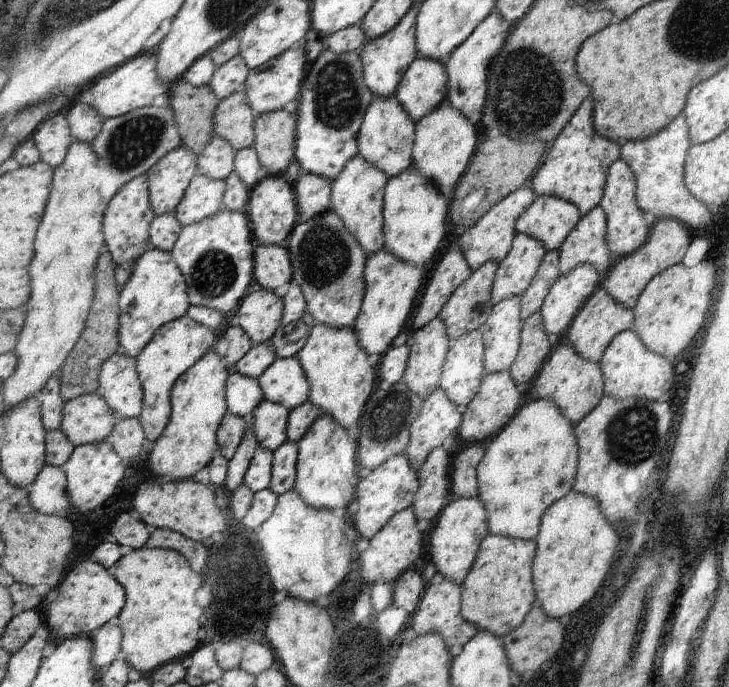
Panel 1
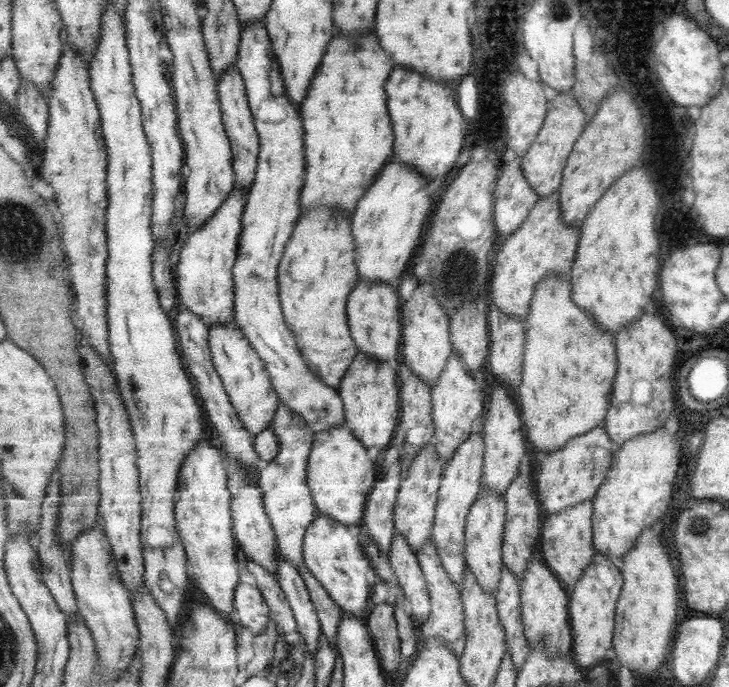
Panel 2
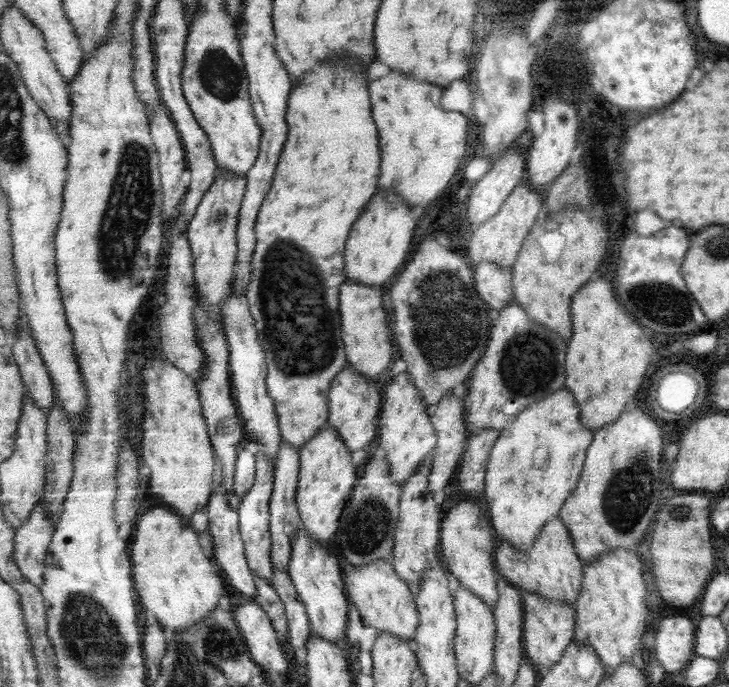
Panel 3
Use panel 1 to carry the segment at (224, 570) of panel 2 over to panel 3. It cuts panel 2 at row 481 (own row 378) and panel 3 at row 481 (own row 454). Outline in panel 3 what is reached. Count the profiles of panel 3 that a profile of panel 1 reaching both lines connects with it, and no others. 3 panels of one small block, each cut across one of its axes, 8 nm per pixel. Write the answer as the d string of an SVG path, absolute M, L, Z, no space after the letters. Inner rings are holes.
M147 359L140 370L144 382L142 464L150 470L149 491L191 522L197 508L206 508L217 490L220 470L203 414L197 382L169 359Z

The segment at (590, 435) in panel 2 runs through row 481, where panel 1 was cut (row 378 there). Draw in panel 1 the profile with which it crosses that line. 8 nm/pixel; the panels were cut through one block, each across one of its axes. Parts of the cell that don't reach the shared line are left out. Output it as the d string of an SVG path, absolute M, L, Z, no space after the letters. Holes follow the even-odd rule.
M567 336L565 337L565 343L561 343L551 354L551 359L547 360L547 364L543 366L543 371L533 382L530 390L534 397L554 401L562 414L565 414L576 426L599 407L606 394L606 381L600 364L580 356L570 344Z

